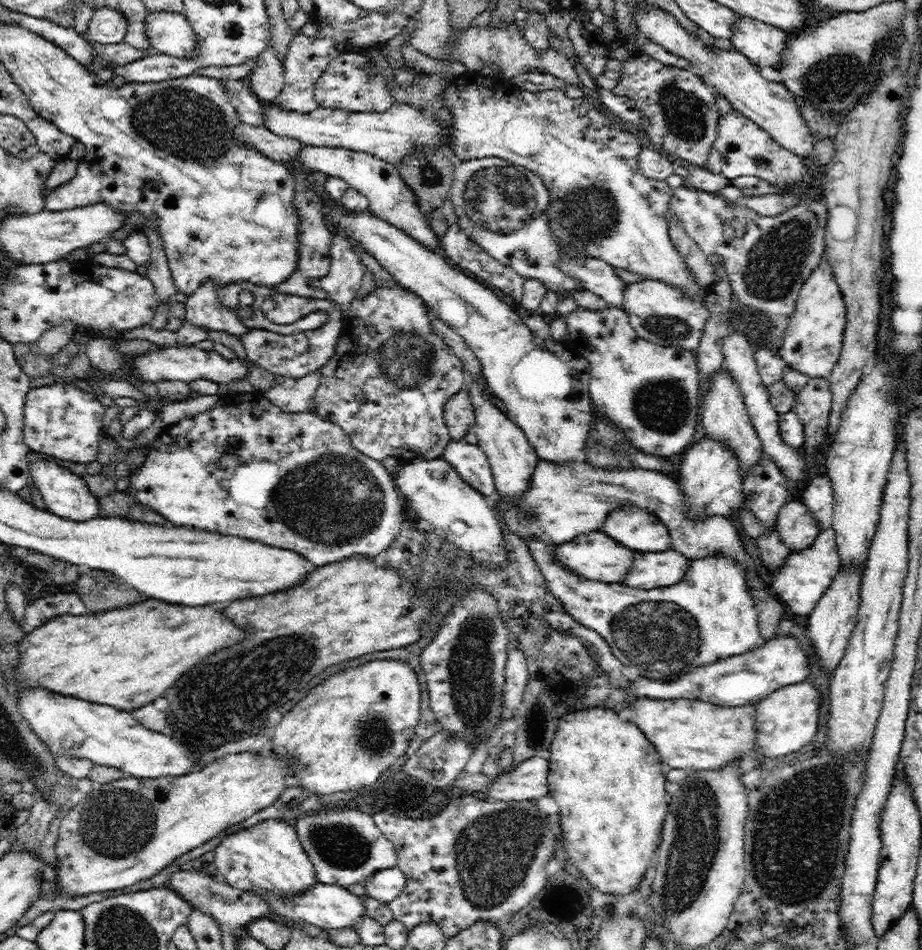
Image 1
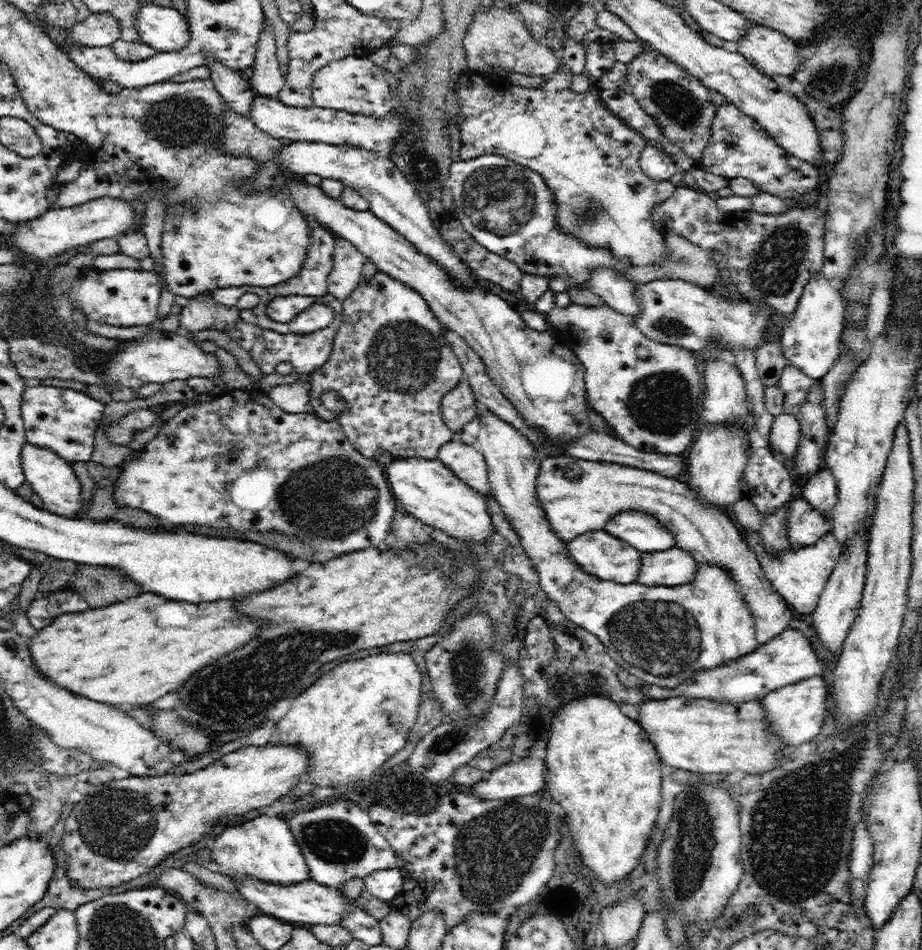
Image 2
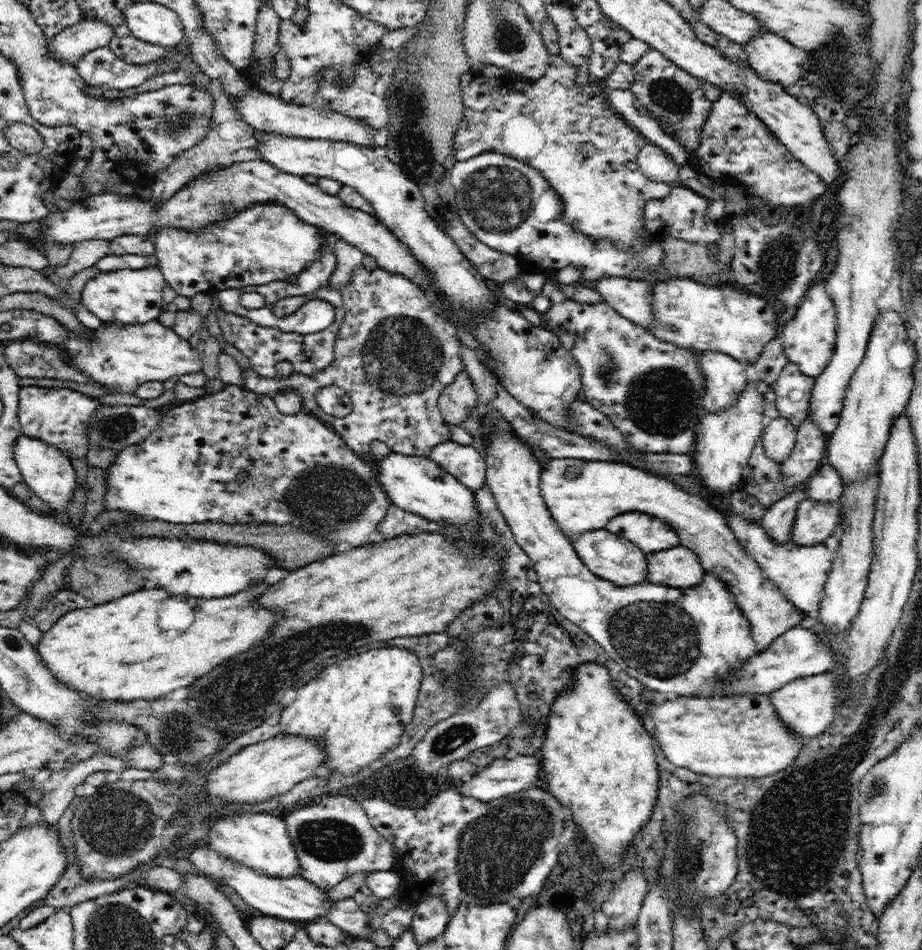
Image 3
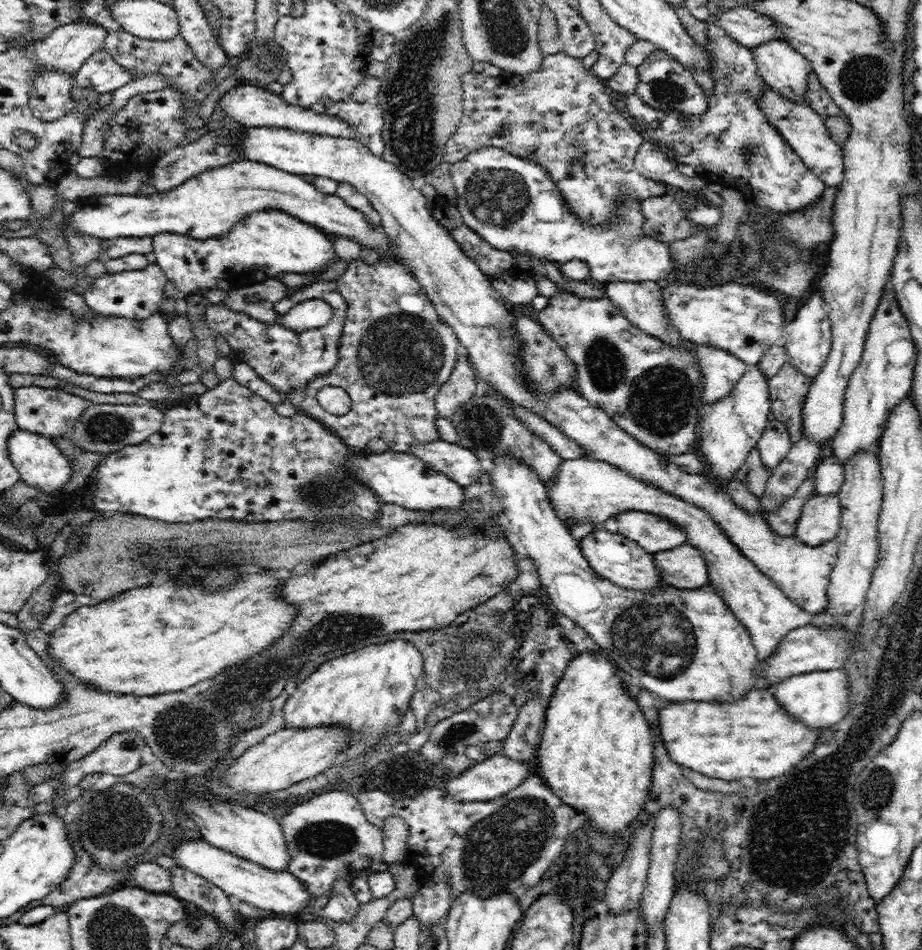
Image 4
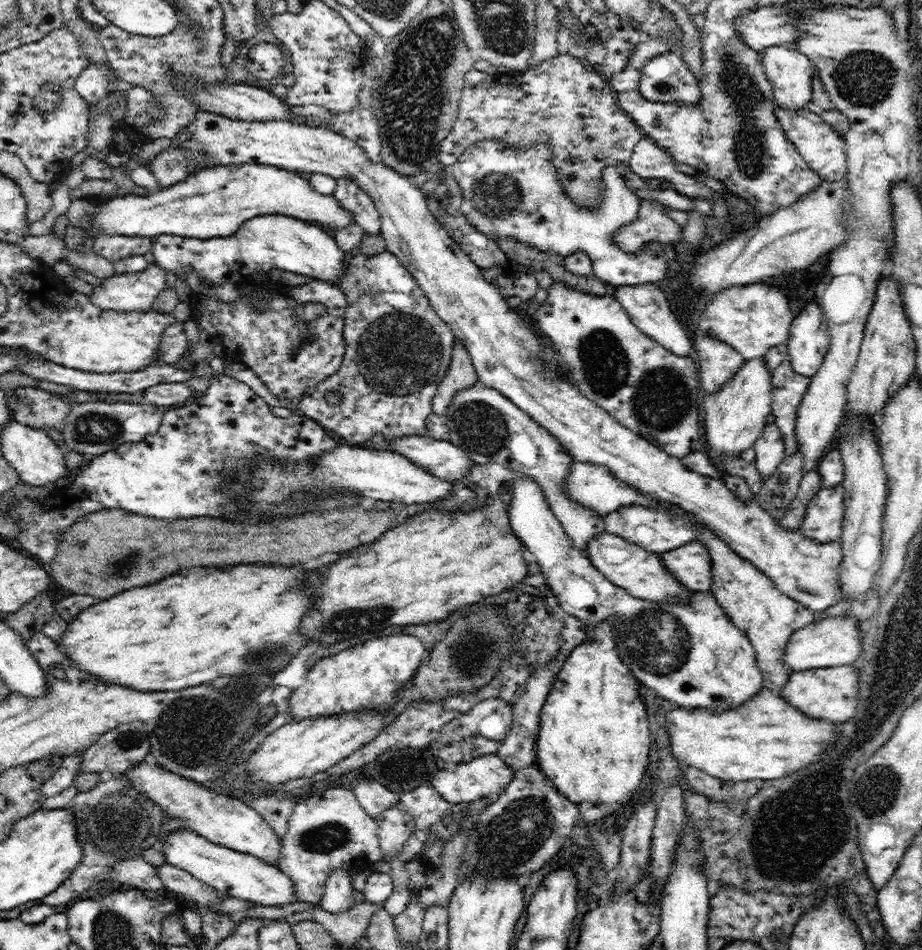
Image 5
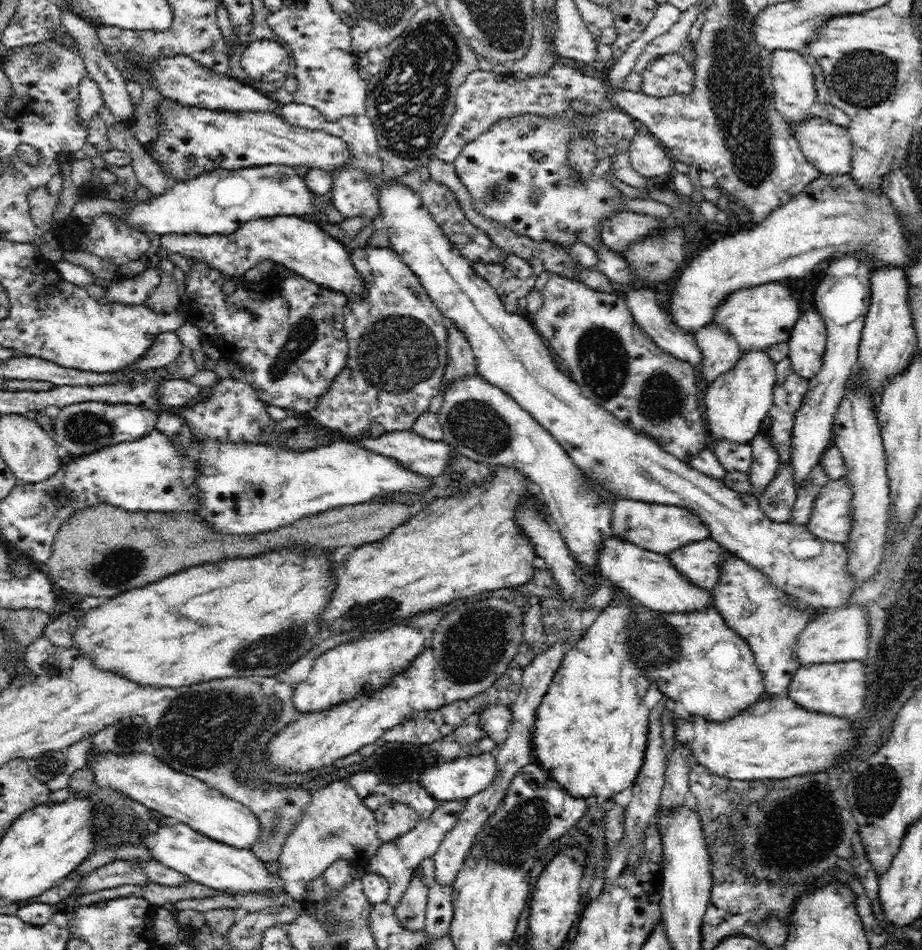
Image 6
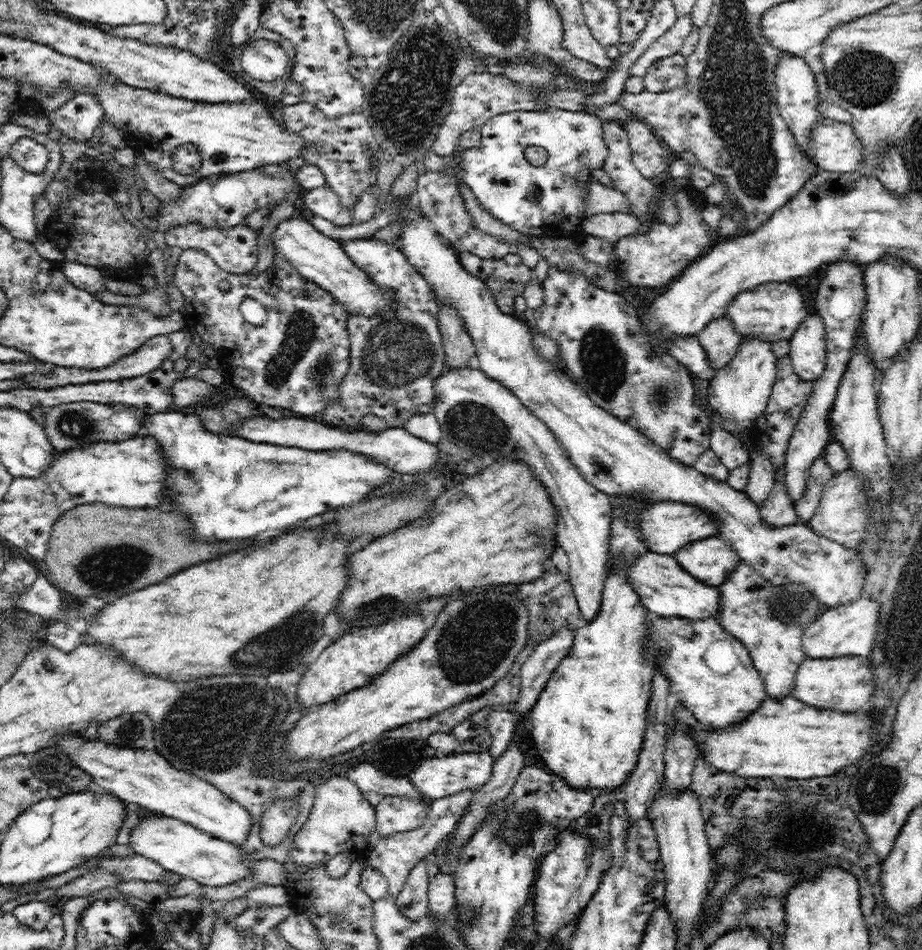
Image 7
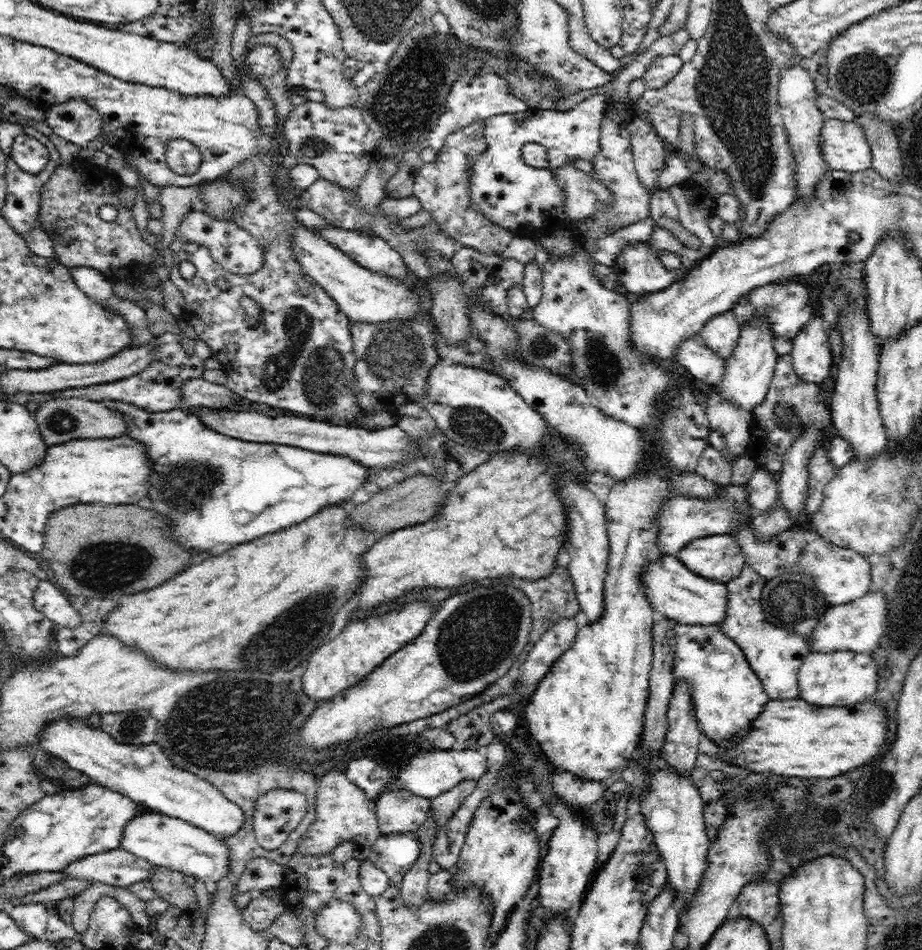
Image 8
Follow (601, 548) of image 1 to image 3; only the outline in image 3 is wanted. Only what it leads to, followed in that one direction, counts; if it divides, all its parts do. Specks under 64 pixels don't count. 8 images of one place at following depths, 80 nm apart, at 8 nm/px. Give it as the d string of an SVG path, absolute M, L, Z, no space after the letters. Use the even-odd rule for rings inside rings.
M600 528L583 532L573 544L577 555L584 561L585 567L600 578L612 581L620 586L647 582L647 554L626 537L618 536L605 528Z

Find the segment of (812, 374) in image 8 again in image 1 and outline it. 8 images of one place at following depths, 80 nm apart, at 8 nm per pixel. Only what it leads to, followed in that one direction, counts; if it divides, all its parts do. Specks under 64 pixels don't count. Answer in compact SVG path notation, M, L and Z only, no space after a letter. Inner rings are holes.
M824 261L804 282L796 300L796 310L791 316L784 336L784 344L778 350L787 366L809 378L828 378L838 362L843 346L846 314L844 298L831 265Z

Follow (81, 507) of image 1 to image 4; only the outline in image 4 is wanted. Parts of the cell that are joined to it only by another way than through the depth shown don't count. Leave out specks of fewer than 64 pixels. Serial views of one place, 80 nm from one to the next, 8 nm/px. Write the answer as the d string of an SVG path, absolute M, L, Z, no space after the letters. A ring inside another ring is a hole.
M16 428L8 436L8 455L10 455L14 467L18 469L21 480L51 496L62 494L62 488L68 484L68 480L72 476L71 462L66 459L58 446L49 438L35 432L26 432L22 428Z

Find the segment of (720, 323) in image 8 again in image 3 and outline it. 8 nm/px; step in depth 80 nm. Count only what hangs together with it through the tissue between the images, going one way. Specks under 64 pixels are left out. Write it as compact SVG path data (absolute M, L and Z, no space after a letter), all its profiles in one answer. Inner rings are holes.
M706 350L700 351L697 354L699 357L700 370L704 377L704 410L706 413L722 413L723 411L728 411L739 402L738 396L740 396L740 392L742 392L744 386L746 386L745 365L723 352Z

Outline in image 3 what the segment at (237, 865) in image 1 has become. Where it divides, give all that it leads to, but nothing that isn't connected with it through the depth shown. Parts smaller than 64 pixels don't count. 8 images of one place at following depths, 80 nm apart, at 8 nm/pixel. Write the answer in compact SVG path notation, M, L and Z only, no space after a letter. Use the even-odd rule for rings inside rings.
M270 813L235 814L234 816L221 816L212 822L206 821L205 824L209 827L208 847L224 855L228 860L249 866L266 876L288 878L288 876L299 875L300 860L288 837L283 814L282 816L280 814L274 816Z

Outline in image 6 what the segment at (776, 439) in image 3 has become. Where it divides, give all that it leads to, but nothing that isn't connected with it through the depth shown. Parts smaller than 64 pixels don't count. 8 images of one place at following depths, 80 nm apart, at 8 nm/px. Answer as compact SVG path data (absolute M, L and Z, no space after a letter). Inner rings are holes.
M765 429L749 443L752 449L752 466L750 466L749 481L751 492L756 496L770 484L776 476L778 464L782 461L778 451L770 445L770 435Z

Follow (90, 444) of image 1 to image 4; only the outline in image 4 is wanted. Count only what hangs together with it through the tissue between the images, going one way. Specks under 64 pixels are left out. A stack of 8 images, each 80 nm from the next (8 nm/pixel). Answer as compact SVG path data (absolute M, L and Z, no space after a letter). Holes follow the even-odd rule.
M22 386L14 390L15 418L19 428L35 432L52 440L72 436L74 424L82 417L90 403L61 388Z

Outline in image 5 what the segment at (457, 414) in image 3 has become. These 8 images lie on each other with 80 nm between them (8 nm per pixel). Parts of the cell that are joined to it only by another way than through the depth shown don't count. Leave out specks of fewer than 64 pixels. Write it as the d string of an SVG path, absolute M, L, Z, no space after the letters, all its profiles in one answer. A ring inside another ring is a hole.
M455 340L448 372L446 372L444 380L440 382L432 400L433 413L438 417L444 417L456 394L460 390L470 388L478 380L468 349L460 341Z

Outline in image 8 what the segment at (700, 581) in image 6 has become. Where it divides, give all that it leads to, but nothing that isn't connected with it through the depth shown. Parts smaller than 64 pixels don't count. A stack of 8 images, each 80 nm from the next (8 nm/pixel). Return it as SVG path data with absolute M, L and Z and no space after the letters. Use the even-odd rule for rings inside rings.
M730 533L695 538L678 557L692 572L720 584L736 578L747 565L740 542Z

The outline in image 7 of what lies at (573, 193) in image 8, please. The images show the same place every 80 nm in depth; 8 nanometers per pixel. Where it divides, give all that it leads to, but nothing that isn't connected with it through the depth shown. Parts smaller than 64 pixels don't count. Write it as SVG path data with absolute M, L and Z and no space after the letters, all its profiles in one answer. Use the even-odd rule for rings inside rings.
M594 182L593 193L584 200L584 213L586 216L600 213L628 212L630 201L624 193L600 183Z

